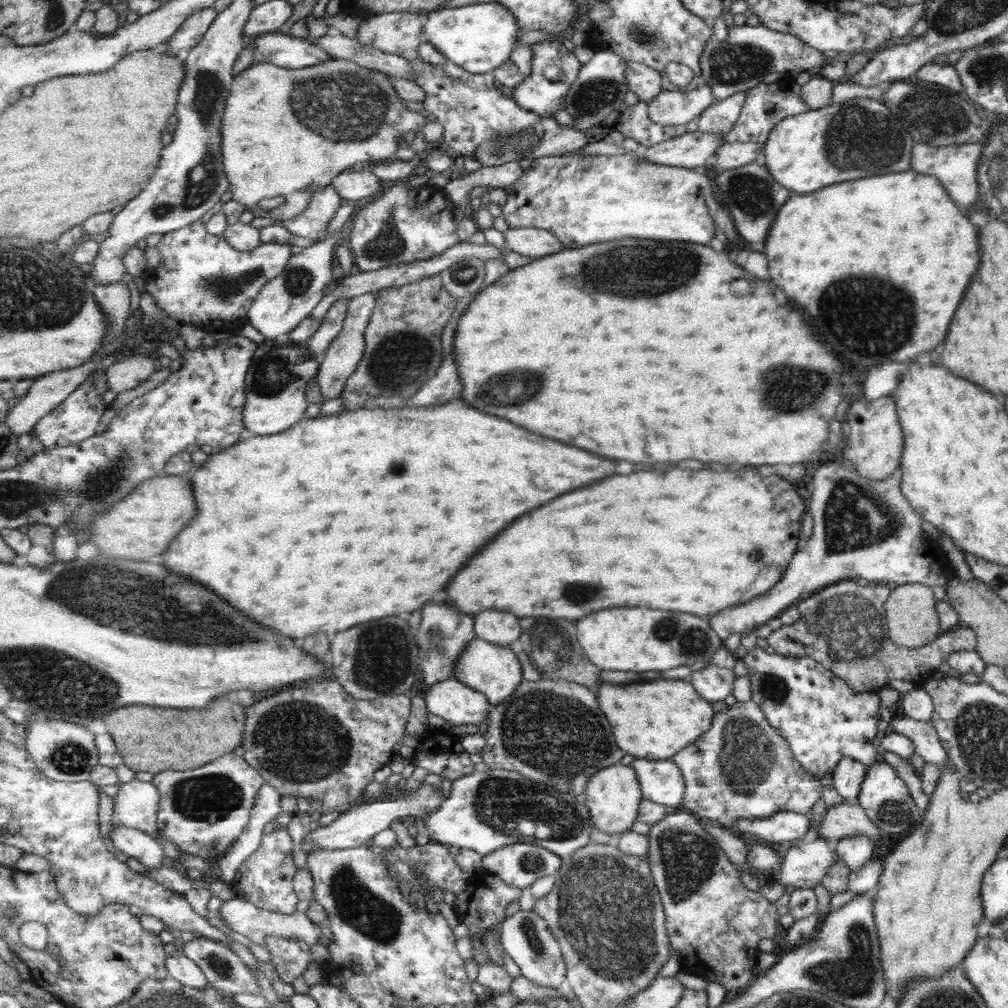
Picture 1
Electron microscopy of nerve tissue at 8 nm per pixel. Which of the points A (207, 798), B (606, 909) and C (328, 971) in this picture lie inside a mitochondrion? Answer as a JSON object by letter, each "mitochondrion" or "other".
{"A":"mitochondrion","B":"mitochondrion","C":"other"}

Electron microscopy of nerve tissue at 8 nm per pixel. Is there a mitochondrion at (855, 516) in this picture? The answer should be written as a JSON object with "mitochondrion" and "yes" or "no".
{"mitochondrion":"yes"}

